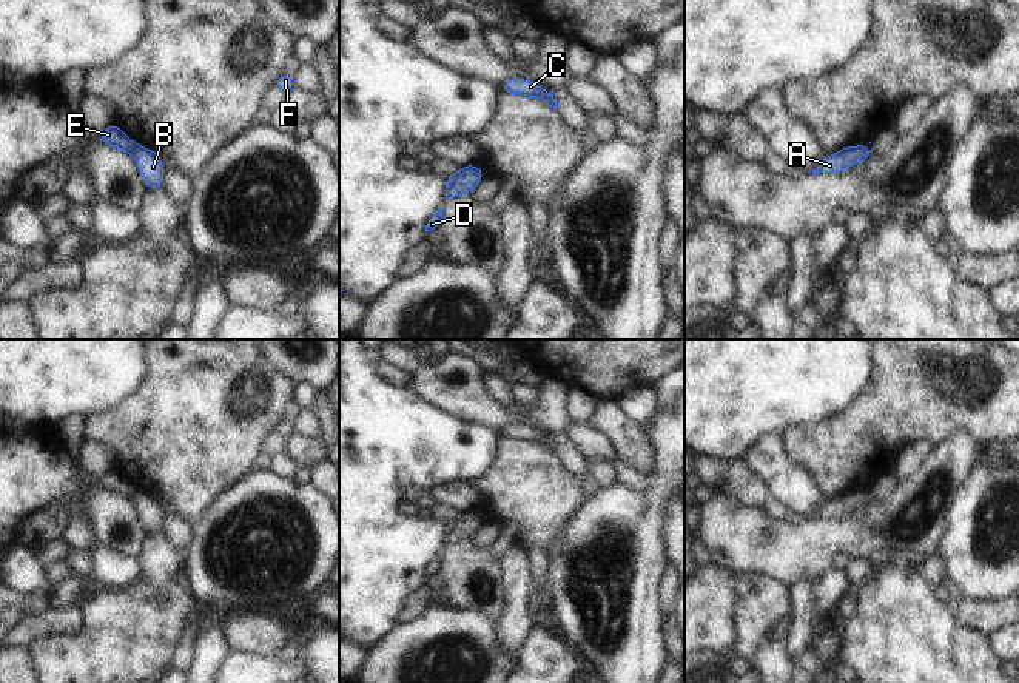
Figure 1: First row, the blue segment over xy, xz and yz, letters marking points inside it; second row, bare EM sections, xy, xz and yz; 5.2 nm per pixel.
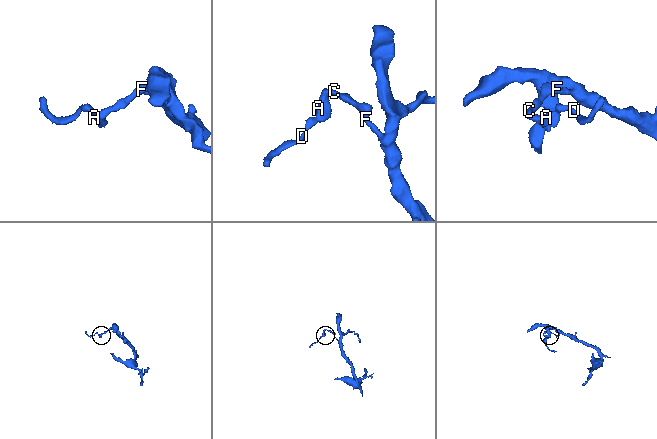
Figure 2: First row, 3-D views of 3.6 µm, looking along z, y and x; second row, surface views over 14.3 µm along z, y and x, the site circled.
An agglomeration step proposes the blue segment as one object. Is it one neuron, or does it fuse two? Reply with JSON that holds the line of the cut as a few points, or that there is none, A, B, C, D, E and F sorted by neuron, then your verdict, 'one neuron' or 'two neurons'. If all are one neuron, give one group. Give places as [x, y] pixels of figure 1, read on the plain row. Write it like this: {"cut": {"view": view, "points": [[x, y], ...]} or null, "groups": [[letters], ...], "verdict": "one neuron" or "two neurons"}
{"cut": {"view": "xy", "points": [[136, 491], [130, 497]]}, "groups": [["A", "B", "C", "F"], ["D", "E"]], "verdict": "two neurons"}

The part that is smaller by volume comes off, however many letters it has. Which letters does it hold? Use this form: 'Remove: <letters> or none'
Remove: D, E

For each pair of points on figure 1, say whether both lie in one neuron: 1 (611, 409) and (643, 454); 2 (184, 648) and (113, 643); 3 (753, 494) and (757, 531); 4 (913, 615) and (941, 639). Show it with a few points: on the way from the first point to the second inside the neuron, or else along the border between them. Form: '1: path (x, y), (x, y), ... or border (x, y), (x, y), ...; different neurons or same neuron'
1: path (611, 420), (634, 443); same neuron
2: border (195, 615), (187, 625), (167, 666); different neurons
3: border (720, 495), (737, 498), (788, 521); different neurons
4: path (919, 622), (934, 637); same neuron

